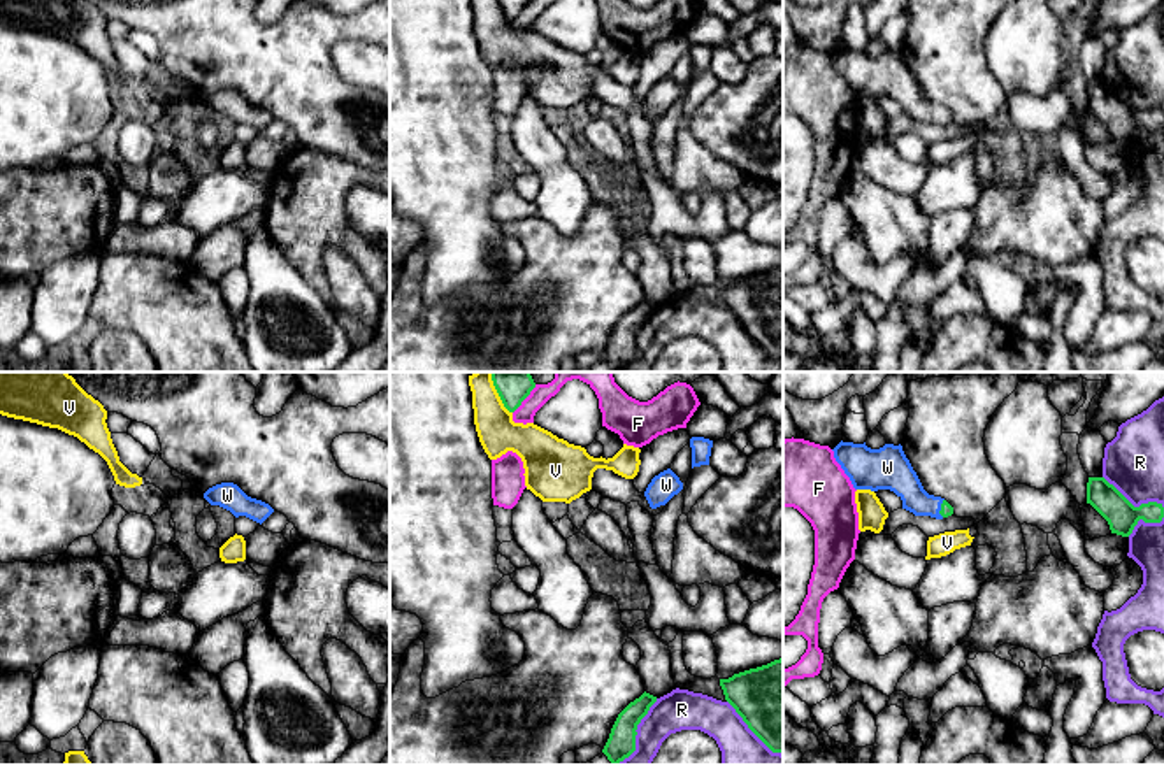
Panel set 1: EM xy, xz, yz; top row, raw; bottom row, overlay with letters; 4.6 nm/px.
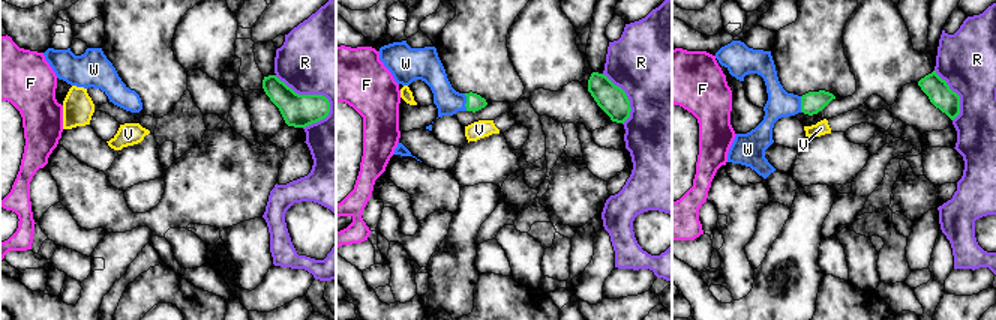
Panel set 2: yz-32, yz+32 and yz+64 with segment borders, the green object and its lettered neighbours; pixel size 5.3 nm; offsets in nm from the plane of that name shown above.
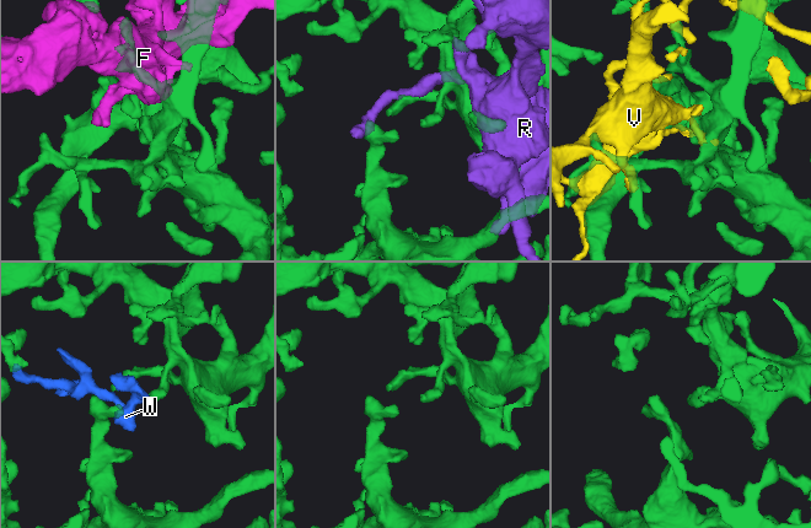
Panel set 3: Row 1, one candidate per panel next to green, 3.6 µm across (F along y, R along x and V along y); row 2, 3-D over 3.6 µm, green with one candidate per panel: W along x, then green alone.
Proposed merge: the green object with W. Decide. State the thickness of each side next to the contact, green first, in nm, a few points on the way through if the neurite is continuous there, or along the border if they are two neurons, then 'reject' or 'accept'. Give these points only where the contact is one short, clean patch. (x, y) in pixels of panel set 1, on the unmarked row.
60/150 nm | across yz (947, 116), (941, 114), (927, 113), (898, 83) | accept

